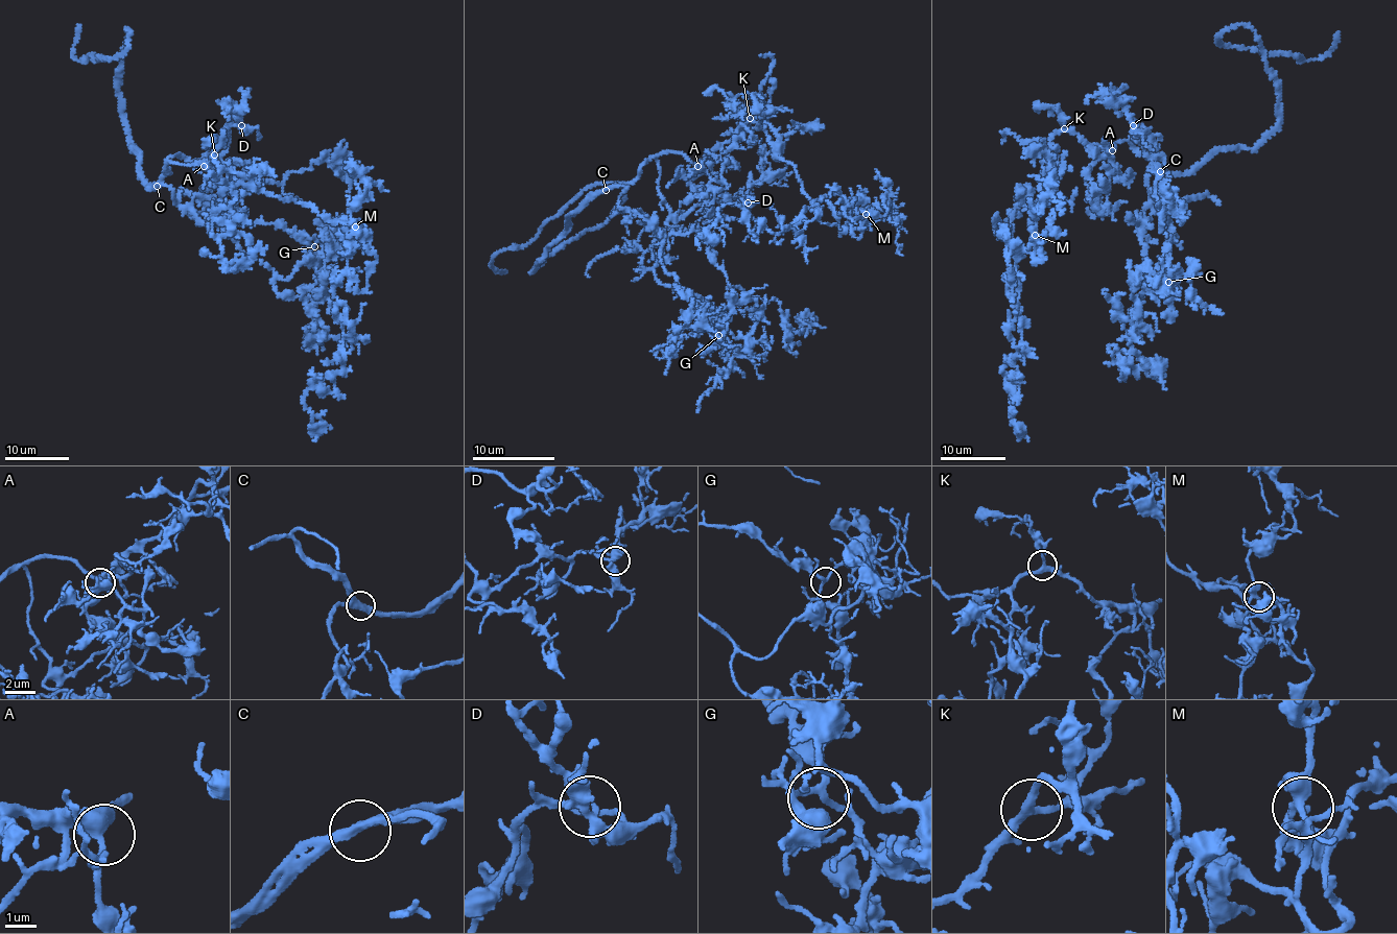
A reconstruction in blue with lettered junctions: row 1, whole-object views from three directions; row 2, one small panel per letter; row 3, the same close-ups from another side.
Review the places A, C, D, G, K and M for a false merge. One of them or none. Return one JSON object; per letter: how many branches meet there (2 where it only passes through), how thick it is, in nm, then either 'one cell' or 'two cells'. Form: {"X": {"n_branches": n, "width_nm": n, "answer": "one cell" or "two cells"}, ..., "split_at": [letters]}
{"A": {"n_branches": 3, "width_nm": 400, "answer": "one cell"}, "C": {"n_branches": 3, "width_nm": 300, "answer": "one cell"}, "D": {"n_branches": 3, "width_nm": 340, "answer": "one cell"}, "G": {"n_branches": 3, "width_nm": 180, "answer": "one cell"}, "K": {"n_branches": 3, "width_nm": 240, "answer": "one cell"}, "M": {"n_branches": 3, "width_nm": 320, "answer": "one cell"}, "split_at": []}

